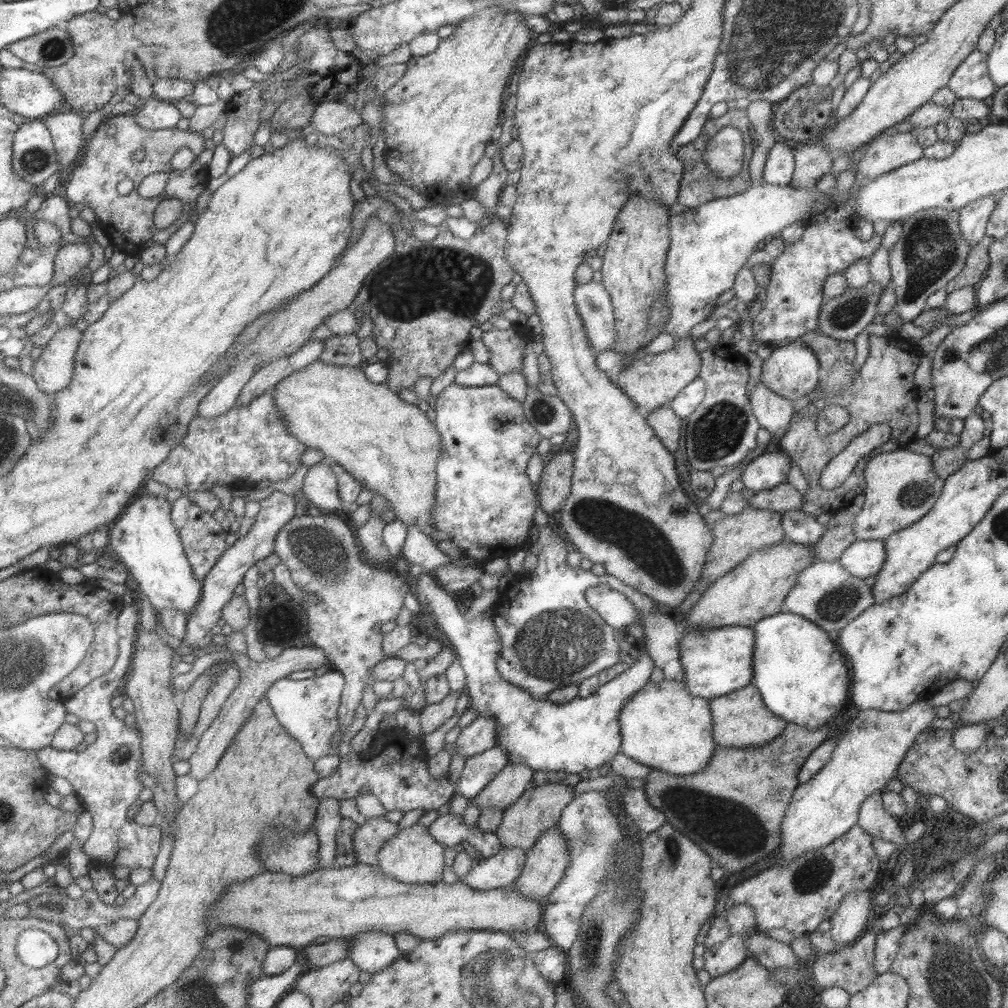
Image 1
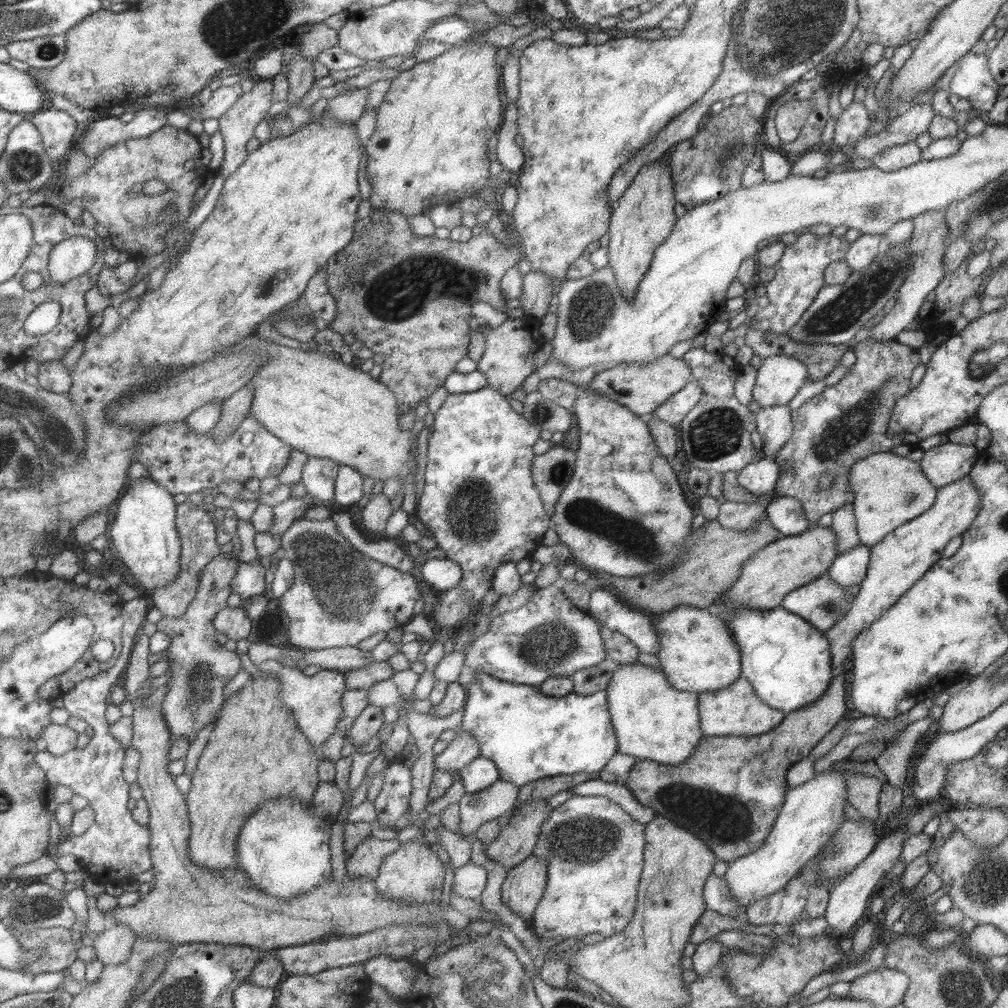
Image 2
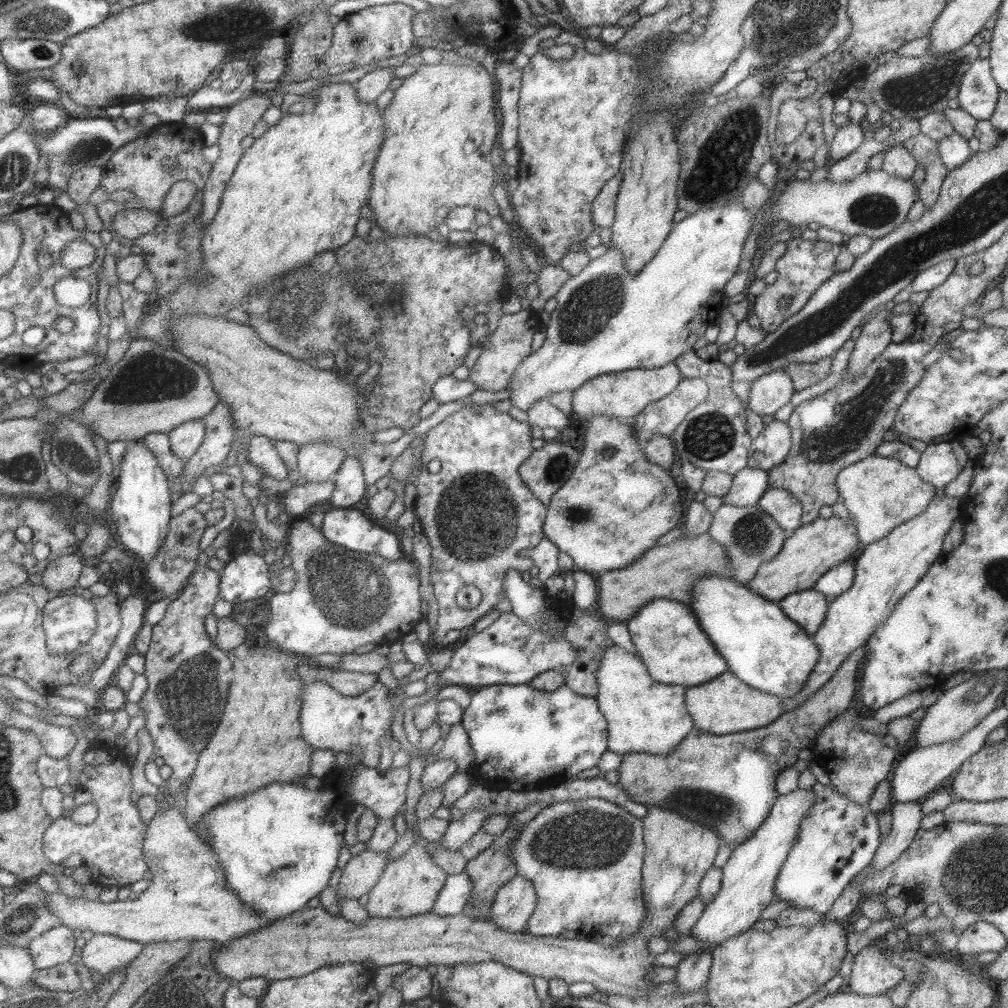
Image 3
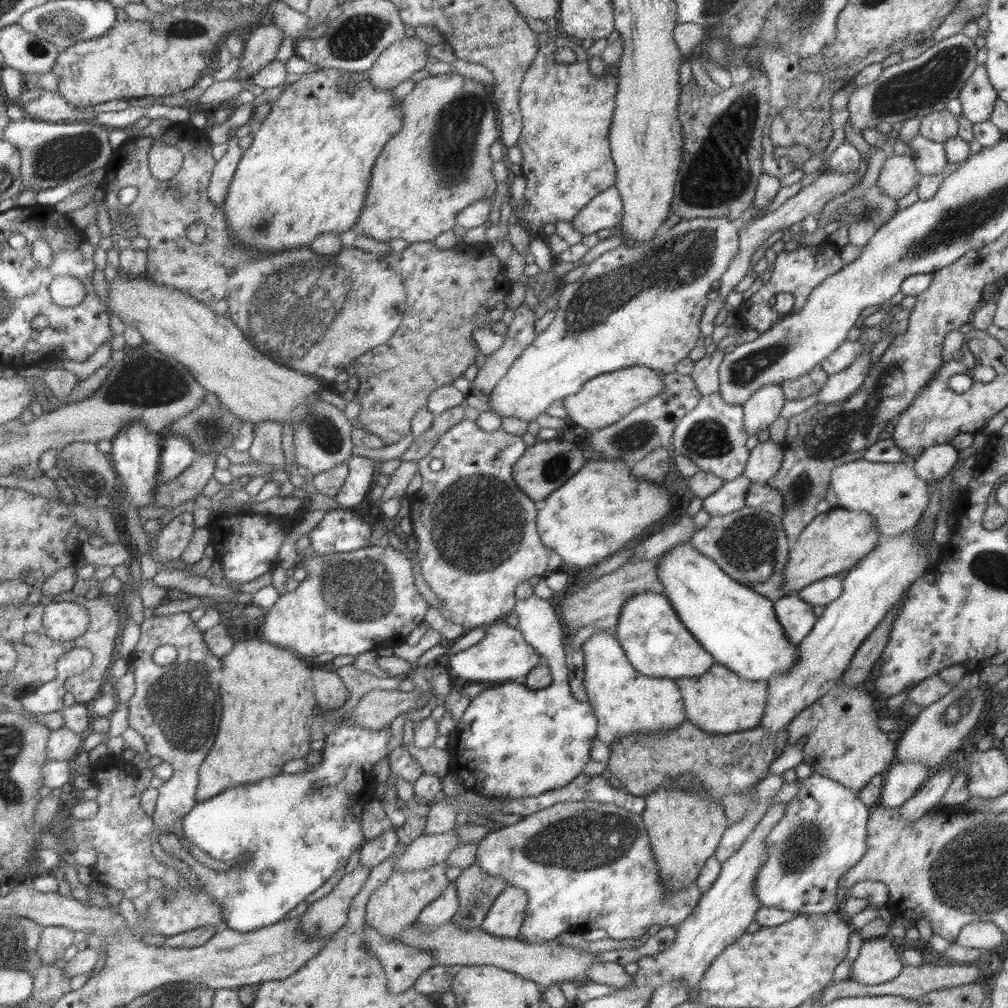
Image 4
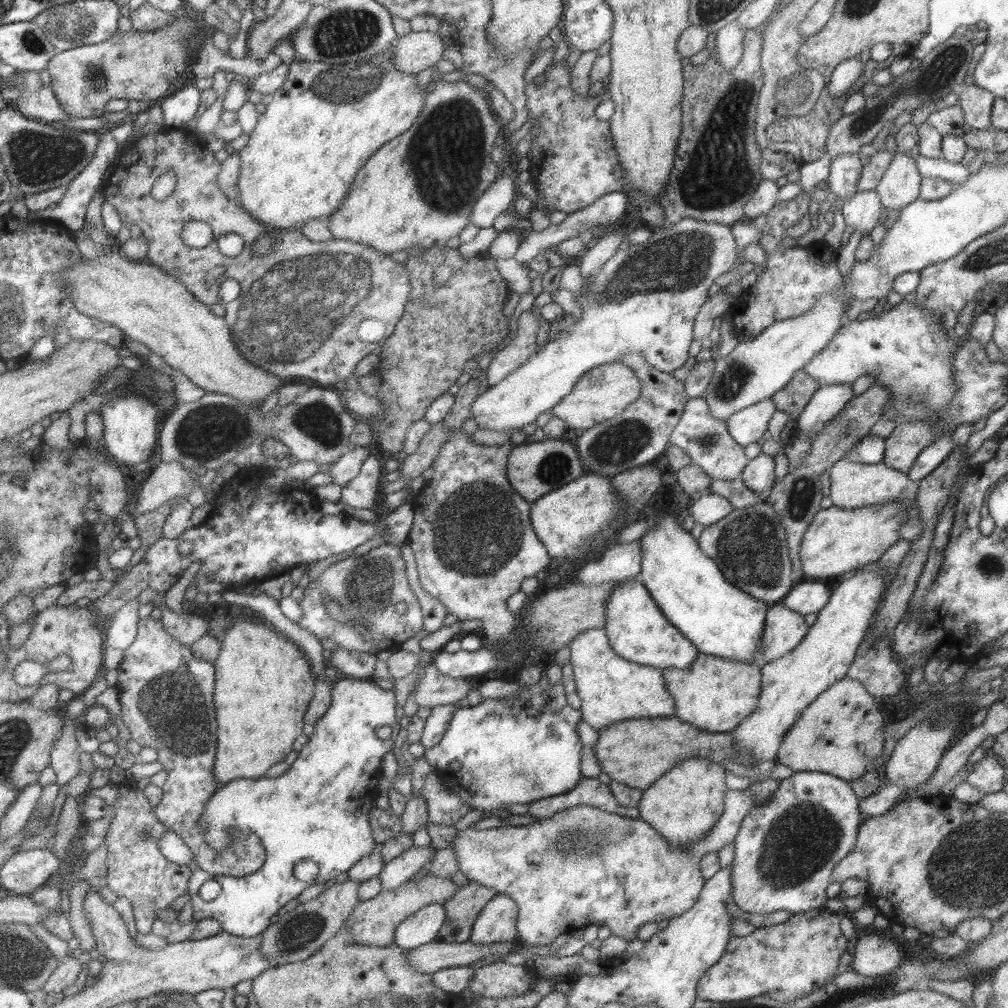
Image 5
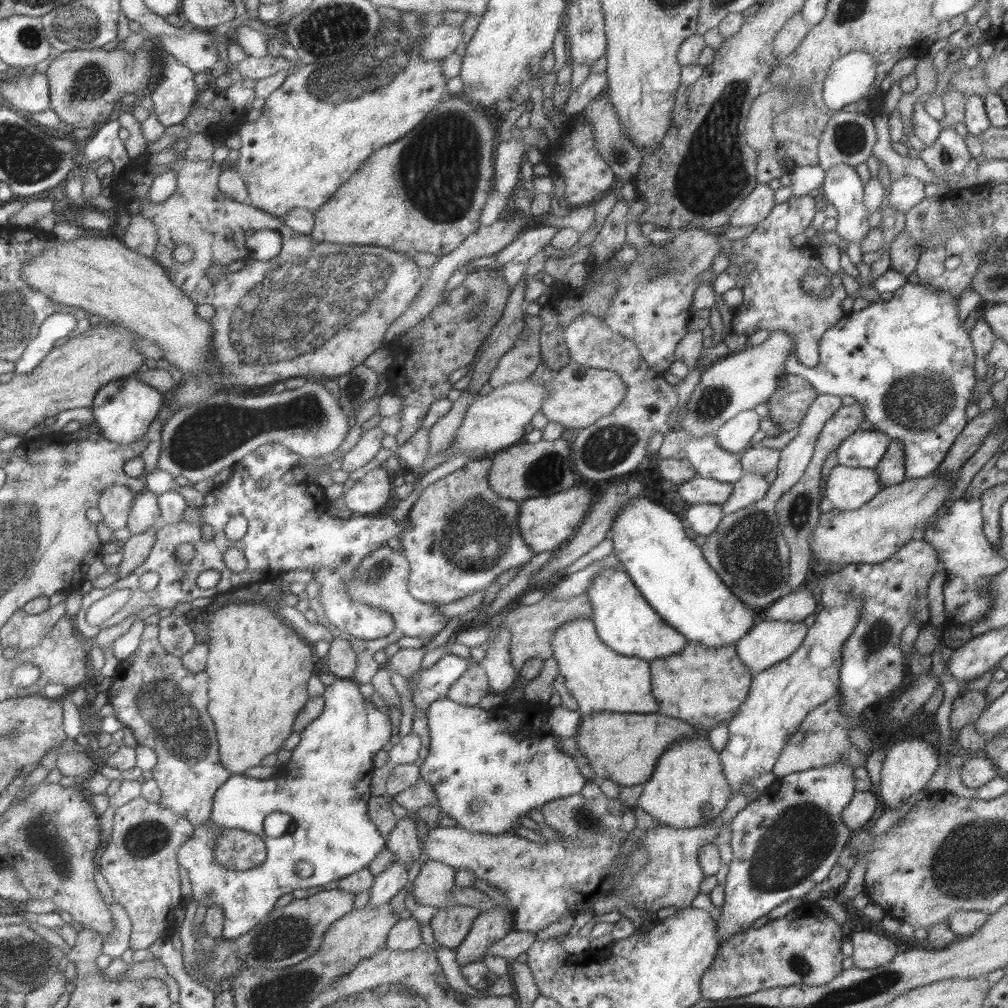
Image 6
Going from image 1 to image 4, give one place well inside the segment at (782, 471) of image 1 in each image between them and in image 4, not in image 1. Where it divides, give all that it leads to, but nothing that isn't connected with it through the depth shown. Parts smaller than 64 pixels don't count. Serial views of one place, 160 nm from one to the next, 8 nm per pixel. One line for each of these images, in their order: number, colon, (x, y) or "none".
2: (758, 477)
3: (748, 484)
4: (730, 496)

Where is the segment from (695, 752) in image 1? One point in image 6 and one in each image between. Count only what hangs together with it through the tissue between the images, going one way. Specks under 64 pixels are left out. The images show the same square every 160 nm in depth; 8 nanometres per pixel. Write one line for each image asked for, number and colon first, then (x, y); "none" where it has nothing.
2: (651, 720)
3: (643, 716)
4: (624, 702)
5: (610, 689)
6: (600, 680)

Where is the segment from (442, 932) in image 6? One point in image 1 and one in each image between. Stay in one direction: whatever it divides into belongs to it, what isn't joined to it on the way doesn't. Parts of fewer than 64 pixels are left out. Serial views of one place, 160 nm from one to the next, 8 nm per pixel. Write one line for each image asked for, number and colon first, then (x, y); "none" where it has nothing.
1: (538, 808)
2: (516, 840)
3: (491, 868)
4: (475, 890)
5: (461, 910)

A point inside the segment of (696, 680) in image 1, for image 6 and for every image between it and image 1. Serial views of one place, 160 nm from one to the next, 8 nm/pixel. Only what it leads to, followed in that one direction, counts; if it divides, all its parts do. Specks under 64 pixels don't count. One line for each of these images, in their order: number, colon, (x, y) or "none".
2: (696, 653)
3: (667, 638)
4: (656, 644)
5: (636, 630)
6: (624, 622)

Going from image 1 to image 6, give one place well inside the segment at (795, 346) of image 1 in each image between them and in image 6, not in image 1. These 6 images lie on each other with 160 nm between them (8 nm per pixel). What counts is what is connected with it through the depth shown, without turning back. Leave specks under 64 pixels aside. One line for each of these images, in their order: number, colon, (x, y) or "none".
2: (779, 377)
3: (769, 392)
4: (762, 407)
5: (747, 425)
6: (733, 436)

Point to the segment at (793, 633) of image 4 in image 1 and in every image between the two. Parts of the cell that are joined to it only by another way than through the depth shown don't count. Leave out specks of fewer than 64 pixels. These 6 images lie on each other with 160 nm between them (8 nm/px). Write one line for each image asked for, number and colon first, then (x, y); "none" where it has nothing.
1: (824, 594)
2: (820, 603)
3: (807, 608)

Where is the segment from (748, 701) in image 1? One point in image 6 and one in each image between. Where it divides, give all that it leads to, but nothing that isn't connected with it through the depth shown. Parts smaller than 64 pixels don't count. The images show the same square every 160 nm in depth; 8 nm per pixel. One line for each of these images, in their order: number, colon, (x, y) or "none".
2: (735, 709)
3: (724, 705)
4: (718, 701)
5: (712, 694)
6: (702, 685)

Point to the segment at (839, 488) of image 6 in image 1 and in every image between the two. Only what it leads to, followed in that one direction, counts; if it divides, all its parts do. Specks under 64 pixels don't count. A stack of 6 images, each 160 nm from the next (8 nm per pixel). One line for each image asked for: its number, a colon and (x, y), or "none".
1: (900, 487)
2: (888, 490)
3: (879, 493)
4: (895, 497)
5: (852, 485)

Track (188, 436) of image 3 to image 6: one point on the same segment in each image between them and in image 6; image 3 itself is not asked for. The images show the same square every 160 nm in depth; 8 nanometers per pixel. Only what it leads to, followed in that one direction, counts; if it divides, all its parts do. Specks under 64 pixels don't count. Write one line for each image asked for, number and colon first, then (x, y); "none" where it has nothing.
4: (177, 455)
5: (170, 480)
6: (146, 513)

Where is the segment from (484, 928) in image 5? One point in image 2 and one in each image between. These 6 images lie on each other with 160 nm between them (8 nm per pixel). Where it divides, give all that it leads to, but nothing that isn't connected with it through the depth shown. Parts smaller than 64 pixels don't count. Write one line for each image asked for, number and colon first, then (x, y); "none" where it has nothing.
2: (523, 885)
3: (514, 902)
4: (503, 919)

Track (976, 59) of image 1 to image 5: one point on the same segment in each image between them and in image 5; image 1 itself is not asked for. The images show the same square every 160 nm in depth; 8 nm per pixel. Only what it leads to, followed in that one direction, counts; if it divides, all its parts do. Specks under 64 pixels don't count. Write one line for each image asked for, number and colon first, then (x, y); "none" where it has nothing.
2: (970, 78)
3: (977, 95)
4: (977, 97)
5: (975, 103)

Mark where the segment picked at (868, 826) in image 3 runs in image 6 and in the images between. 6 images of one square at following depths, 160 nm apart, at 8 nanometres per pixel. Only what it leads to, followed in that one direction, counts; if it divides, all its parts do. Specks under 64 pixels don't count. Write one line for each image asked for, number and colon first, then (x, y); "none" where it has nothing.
4: (822, 832)
5: (784, 851)
6: (785, 842)

